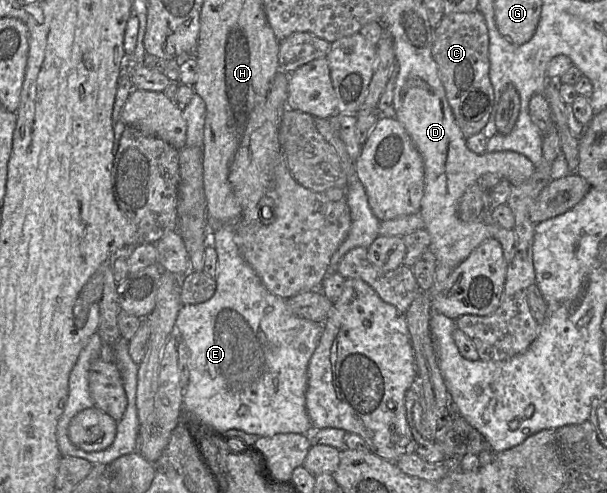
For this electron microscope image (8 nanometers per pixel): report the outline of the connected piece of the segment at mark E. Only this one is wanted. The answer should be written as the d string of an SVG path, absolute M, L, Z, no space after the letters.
M235 224L225 225L215 231L210 231L210 243L217 253L217 271L214 276L216 282L216 290L213 296L202 303L182 305L175 322L175 336L178 340L184 342L190 353L188 369L189 380L185 390L192 390L193 410L196 419L194 421L195 428L198 428L199 423L215 423L217 425L225 425L228 427L224 429L241 430L247 434L254 434L257 436L267 437L280 433L297 433L306 434L310 436L311 445L325 444L330 445L338 450L346 447L345 435L346 431L339 428L325 427L318 430L312 429L312 424L306 410L306 390L307 390L307 369L309 361L318 345L319 339L323 330L323 323L313 322L296 316L288 307L287 299L279 297L271 293L262 283L259 276L253 268L242 257L239 247L236 242Z

